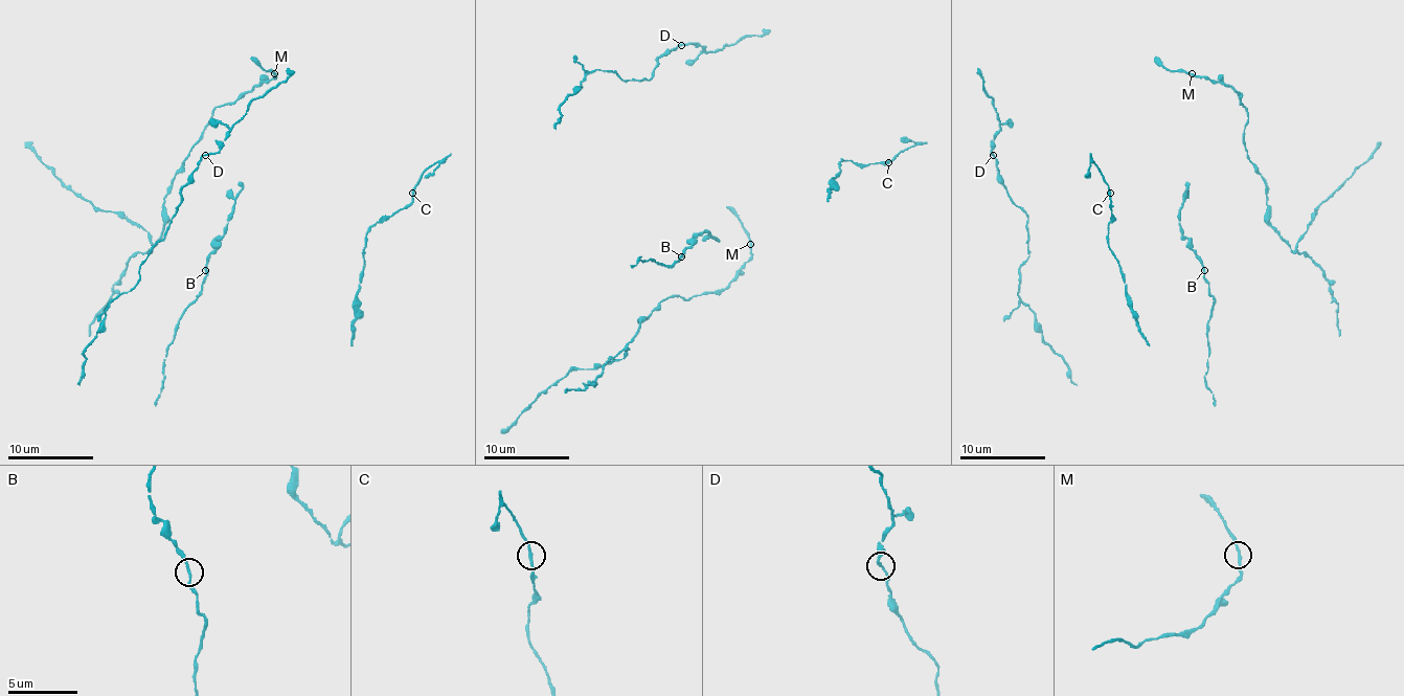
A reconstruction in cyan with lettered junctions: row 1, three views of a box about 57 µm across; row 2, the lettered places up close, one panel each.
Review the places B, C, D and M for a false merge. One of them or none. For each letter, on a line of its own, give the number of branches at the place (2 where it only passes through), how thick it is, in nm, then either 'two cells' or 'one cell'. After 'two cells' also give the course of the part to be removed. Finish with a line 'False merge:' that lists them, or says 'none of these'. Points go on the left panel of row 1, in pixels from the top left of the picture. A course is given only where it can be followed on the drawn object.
B: 2 | 170 nm | one cell
C: 2 | 170 nm | one cell
D: 2 | 160 nm | one cell
M: 2 | 170 nm | one cell
False merge: none of these

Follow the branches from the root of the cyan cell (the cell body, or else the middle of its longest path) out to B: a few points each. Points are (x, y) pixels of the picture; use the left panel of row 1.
B: (164, 364), (175, 326), (197, 299), (205, 270)

